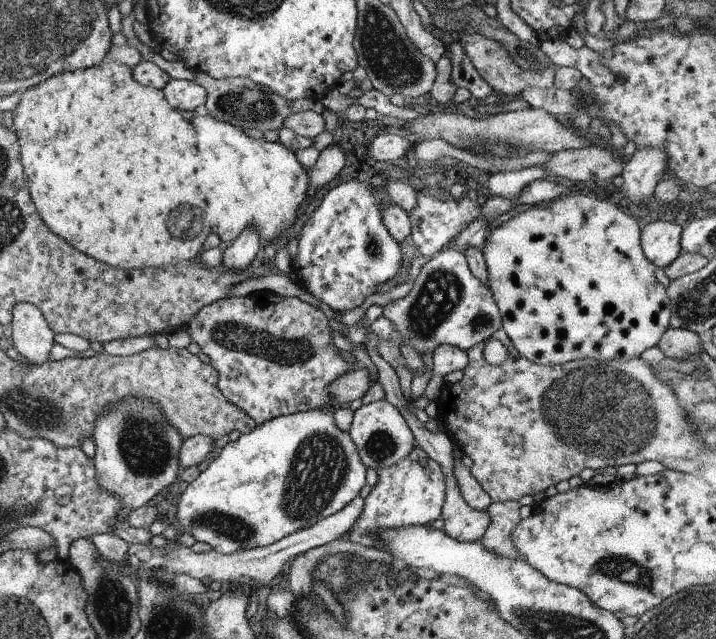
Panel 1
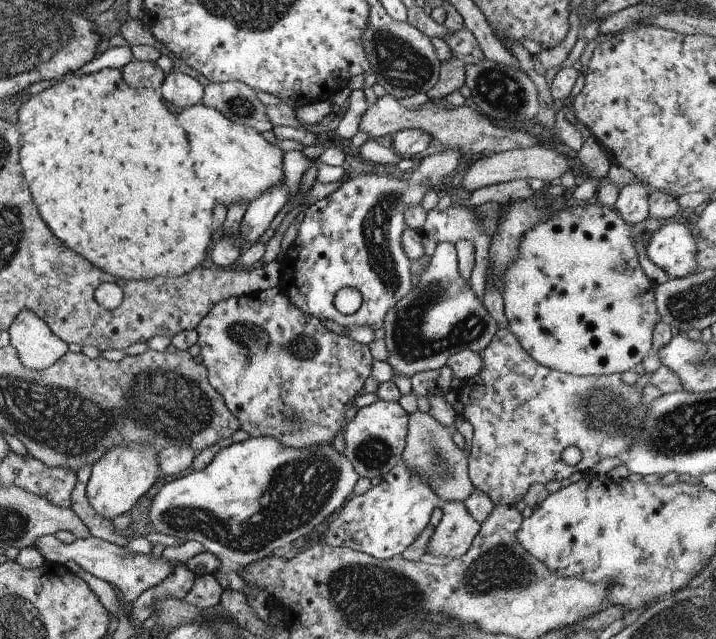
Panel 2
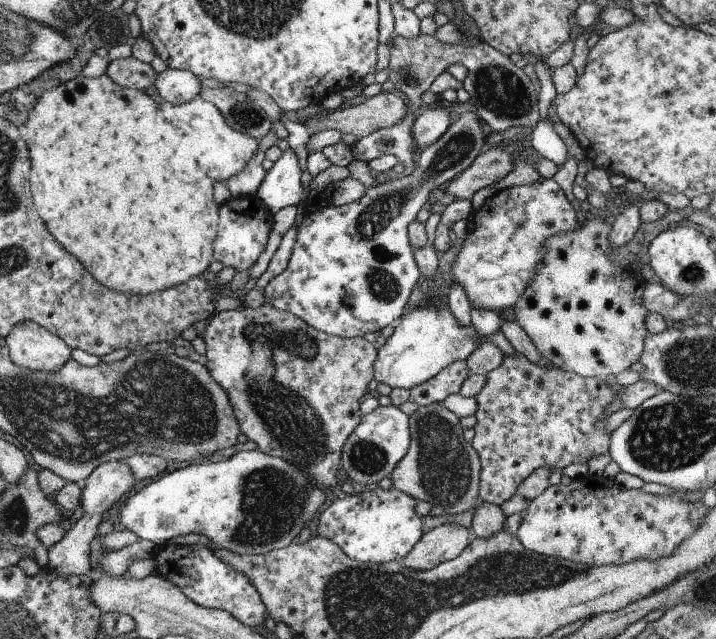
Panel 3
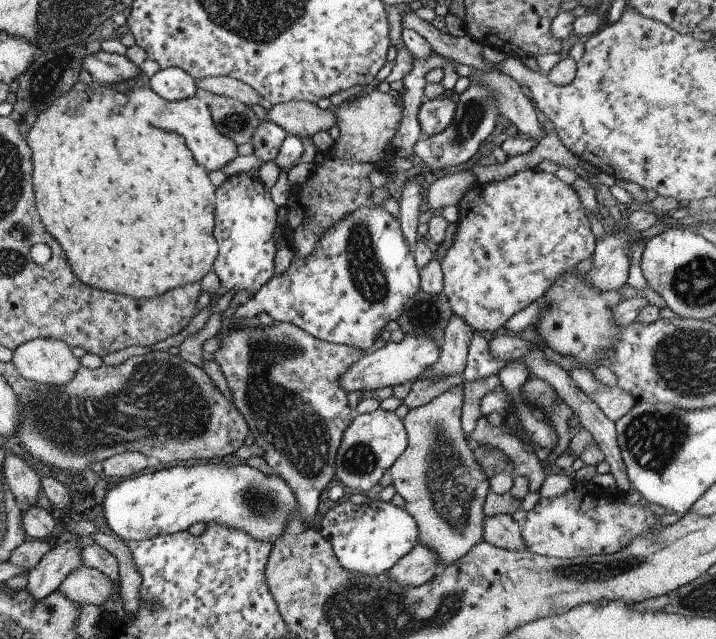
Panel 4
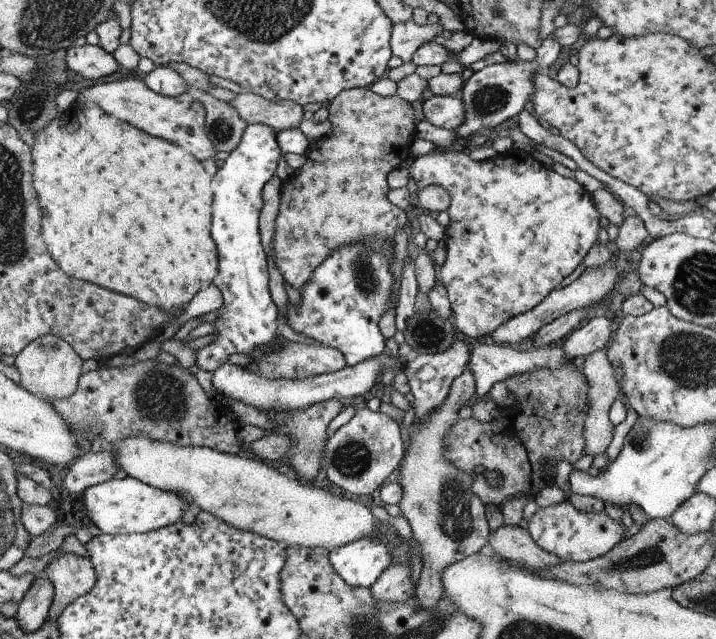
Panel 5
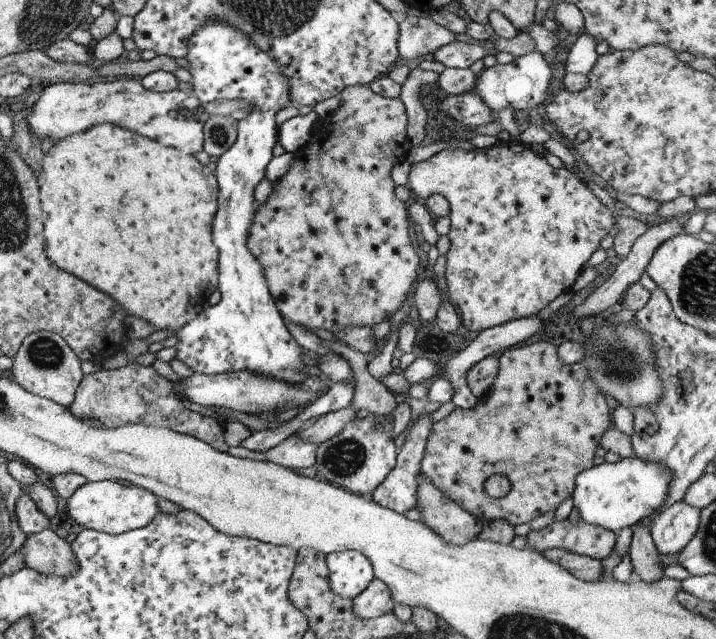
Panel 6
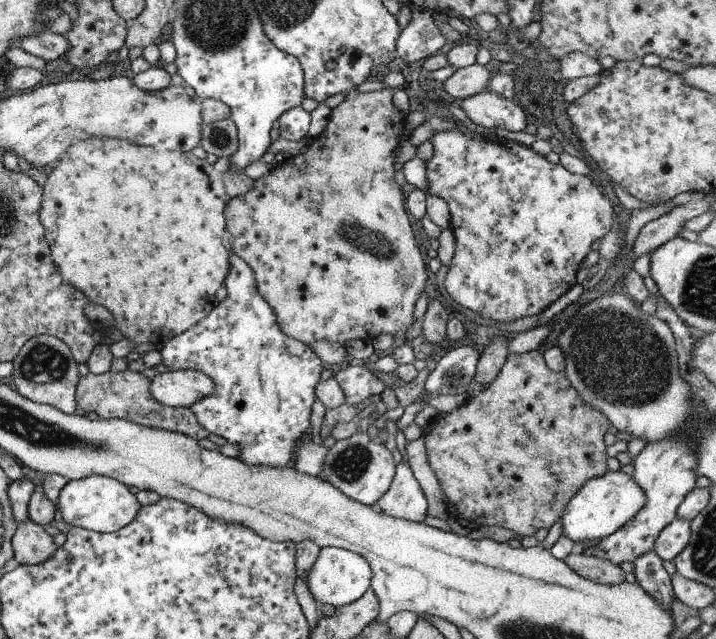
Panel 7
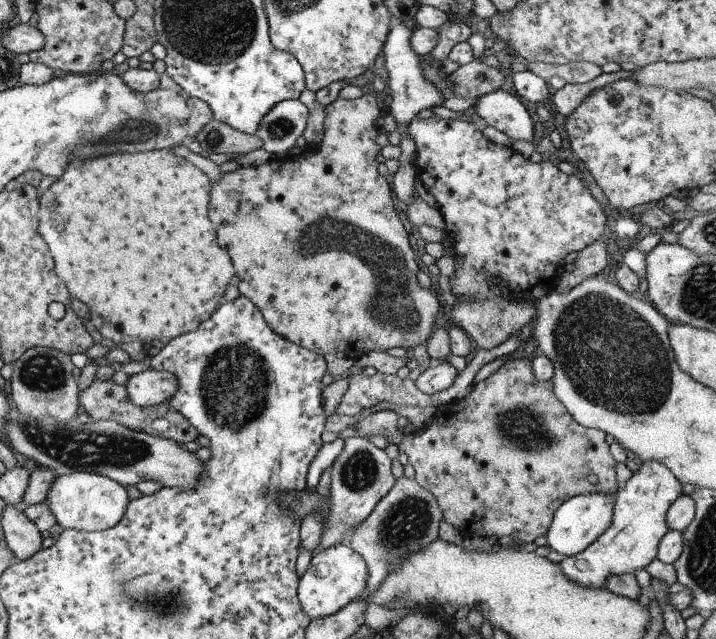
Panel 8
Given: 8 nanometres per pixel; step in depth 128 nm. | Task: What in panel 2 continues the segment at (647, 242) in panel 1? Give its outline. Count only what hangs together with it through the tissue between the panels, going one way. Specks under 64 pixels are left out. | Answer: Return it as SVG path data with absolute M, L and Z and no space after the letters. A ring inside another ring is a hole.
M671 221L653 232L645 252L649 261L661 268L669 279L681 278L697 270L696 239L693 231Z

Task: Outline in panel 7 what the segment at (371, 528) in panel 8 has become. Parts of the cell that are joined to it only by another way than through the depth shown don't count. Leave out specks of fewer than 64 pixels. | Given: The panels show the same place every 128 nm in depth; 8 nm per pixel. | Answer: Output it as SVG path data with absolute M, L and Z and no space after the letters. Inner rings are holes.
M401 461L394 466L391 484L374 506L385 516L423 523L427 516L427 500L407 462Z

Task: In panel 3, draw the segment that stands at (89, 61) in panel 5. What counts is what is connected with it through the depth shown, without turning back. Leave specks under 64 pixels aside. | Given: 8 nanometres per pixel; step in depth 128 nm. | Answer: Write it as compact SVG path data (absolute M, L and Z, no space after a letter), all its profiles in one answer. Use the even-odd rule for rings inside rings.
M136 58L110 60L105 72L115 84L128 89L143 90L154 85L155 72L149 63Z

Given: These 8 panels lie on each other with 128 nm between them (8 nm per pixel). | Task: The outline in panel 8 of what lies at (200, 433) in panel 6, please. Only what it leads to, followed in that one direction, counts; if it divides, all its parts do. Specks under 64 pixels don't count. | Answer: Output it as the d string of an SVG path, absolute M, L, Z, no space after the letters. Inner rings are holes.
M93 378L87 388L78 391L78 401L81 408L93 421L113 420L129 430L143 432L149 436L157 436L157 438L167 438L167 440L173 440L177 444L191 442L199 436L197 430L171 406L166 403L145 407L137 406L127 397L125 386L115 384L111 378L103 381Z

